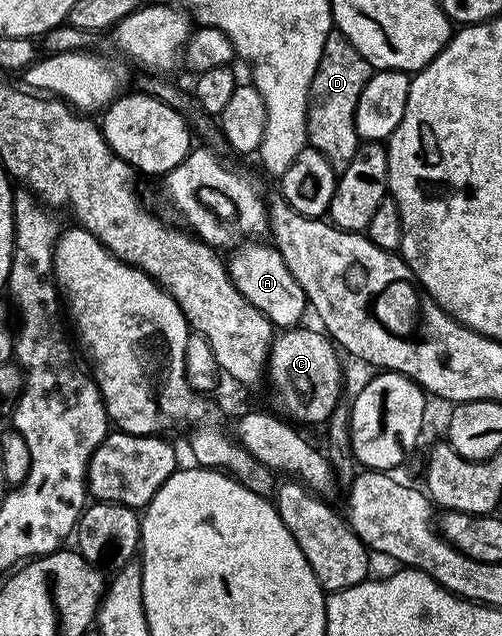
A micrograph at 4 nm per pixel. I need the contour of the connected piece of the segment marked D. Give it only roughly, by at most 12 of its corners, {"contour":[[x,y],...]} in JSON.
{"contour":[[329,35],[309,89],[308,145],[340,172],[373,65]]}

